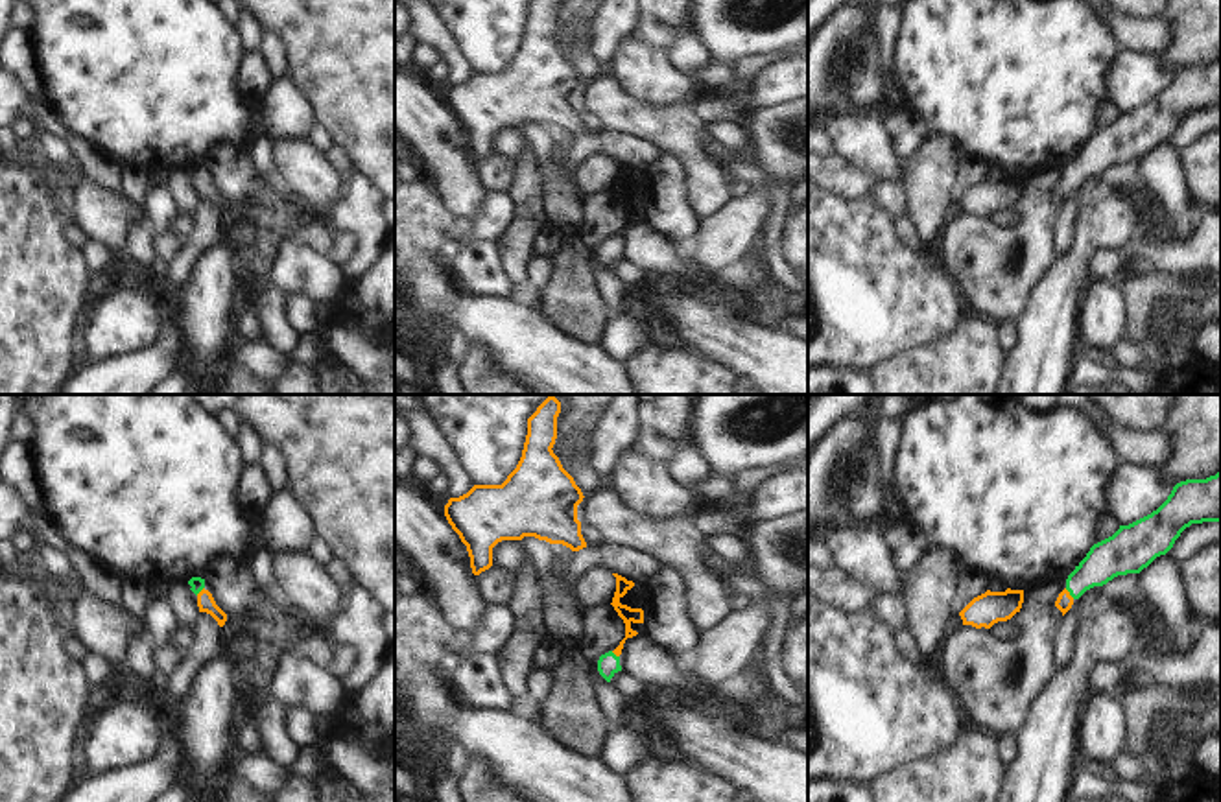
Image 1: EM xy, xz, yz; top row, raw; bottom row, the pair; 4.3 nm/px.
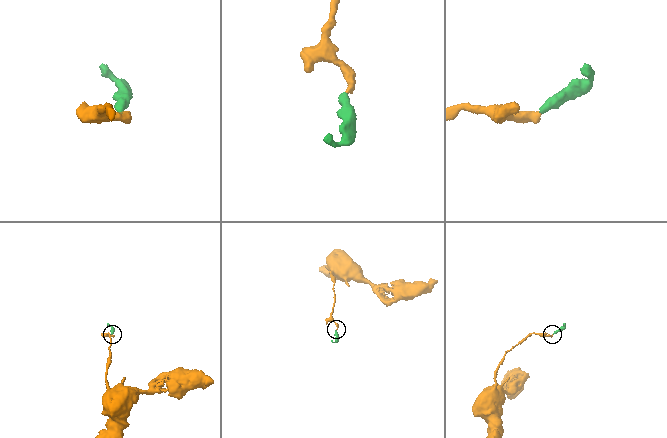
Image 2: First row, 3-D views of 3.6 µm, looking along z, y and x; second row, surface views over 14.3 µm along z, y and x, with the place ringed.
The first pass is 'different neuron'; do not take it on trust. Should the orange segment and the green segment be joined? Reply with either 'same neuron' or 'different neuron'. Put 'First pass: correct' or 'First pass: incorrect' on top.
First pass: incorrect
same neuron

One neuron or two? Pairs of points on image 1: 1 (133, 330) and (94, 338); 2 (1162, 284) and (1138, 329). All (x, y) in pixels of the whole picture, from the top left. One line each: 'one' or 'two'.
1: one
2: one

